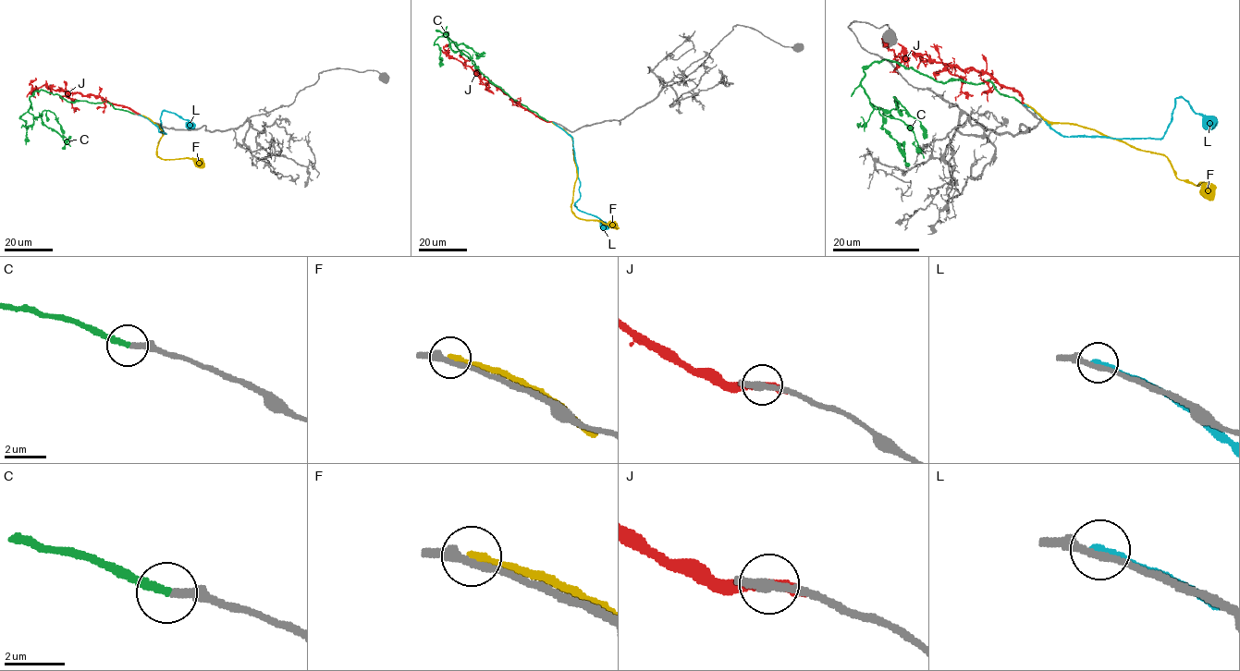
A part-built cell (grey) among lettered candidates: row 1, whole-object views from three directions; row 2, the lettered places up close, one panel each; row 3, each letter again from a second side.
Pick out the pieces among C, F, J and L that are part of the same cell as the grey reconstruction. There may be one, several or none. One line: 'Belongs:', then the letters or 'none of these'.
Belongs: C

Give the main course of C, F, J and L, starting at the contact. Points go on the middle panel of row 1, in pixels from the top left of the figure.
C: (547, 120), (495, 86), (445, 32), (443, 35), (448, 40), (452, 51), (465, 51), (478, 68)
F: (552, 122), (572, 140), (576, 179), (571, 212), (581, 219), (599, 220), (619, 227)
J: (550, 121), (521, 108), (498, 88), (481, 79), (469, 67), (452, 58), (443, 48), (449, 42)
L: (553, 122), (572, 140), (580, 181), (580, 198), (574, 205), (608, 225)

